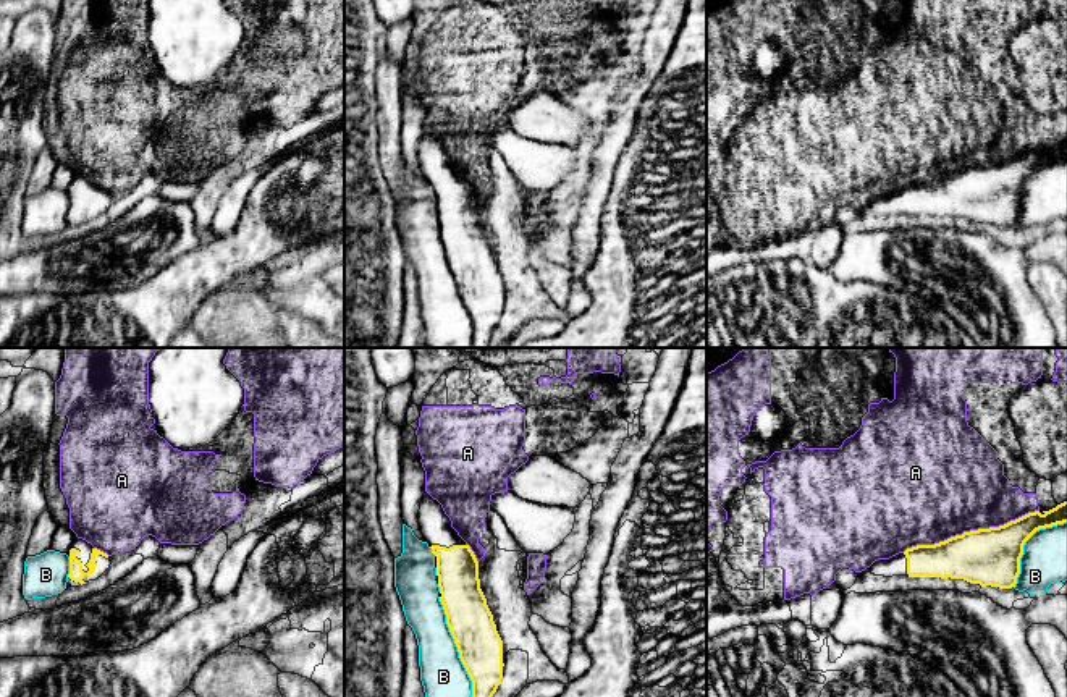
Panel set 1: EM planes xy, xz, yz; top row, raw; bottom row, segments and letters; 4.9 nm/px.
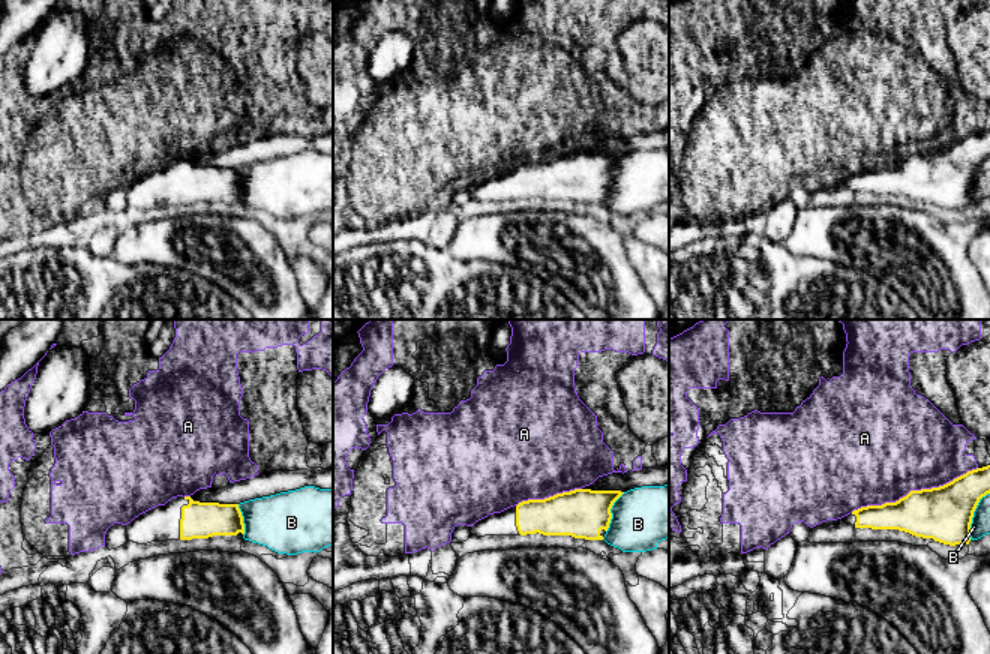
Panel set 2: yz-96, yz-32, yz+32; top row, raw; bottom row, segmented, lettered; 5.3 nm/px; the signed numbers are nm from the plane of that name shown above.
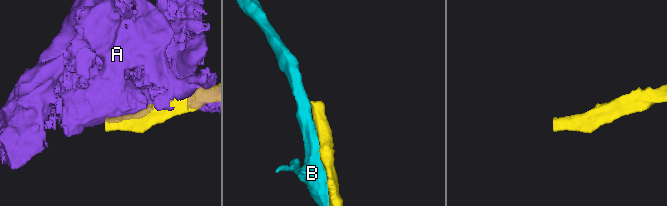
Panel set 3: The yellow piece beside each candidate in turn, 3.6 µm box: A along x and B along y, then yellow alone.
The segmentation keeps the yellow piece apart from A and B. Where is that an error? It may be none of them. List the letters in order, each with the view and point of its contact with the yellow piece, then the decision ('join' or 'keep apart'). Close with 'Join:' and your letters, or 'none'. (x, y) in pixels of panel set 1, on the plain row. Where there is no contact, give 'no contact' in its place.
A: yz (970, 168) | keep apart
B: xz (459, 291) | keep apart
Join: none

